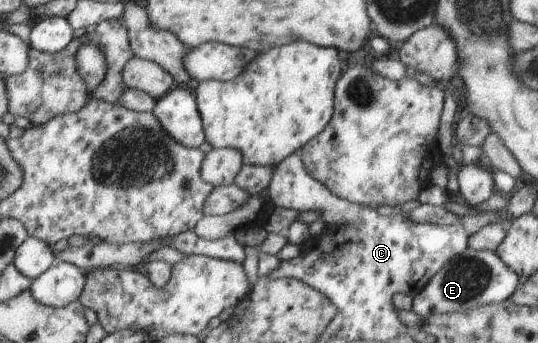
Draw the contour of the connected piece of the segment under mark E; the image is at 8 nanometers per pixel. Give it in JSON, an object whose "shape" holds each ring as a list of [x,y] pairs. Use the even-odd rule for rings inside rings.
{"shape":[[[468,247],[460,256],[454,256],[430,282],[413,297],[412,308],[419,316],[450,314],[479,306],[498,304],[510,299],[519,286],[519,276],[508,268],[497,252],[474,250]]]}

